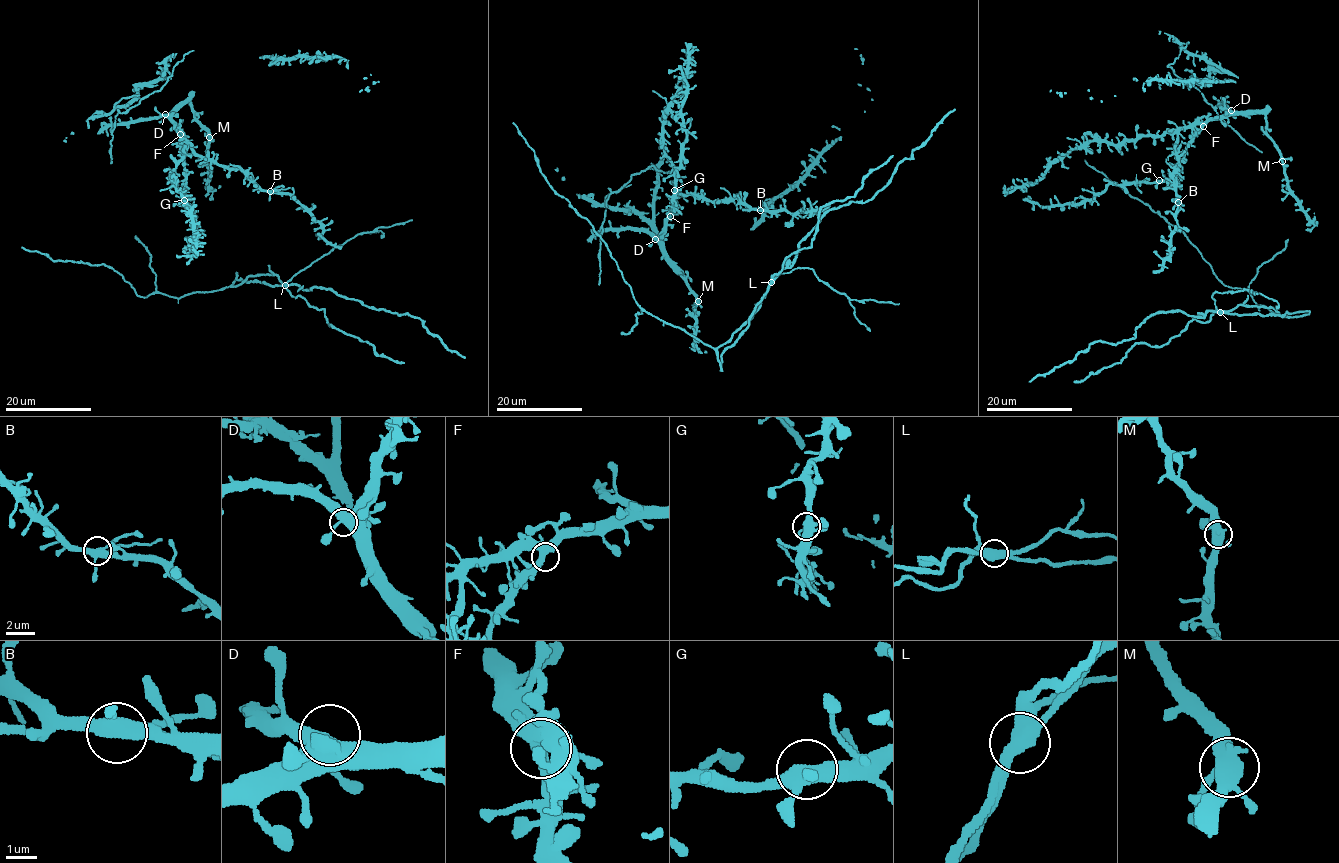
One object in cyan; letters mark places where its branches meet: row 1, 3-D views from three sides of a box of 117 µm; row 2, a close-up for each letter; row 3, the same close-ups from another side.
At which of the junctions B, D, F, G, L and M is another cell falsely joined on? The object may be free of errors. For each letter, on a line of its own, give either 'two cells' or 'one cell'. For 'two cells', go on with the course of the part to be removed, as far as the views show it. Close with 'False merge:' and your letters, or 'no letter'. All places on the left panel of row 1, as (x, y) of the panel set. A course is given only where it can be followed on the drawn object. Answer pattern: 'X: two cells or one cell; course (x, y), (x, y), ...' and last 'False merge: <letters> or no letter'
B: one cell
D: one cell
F: one cell
G: one cell
L: two cells; course (285, 284), (297, 285), (309, 291), (314, 287), (335, 291), (364, 304), (416, 316), (444, 348), (464, 358)
M: one cell
False merge: L

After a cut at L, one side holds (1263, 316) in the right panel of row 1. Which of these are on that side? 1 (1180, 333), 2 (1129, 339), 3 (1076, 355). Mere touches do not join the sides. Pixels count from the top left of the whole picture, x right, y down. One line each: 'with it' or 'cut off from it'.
1: cut off from it
2: with it
3: with it

